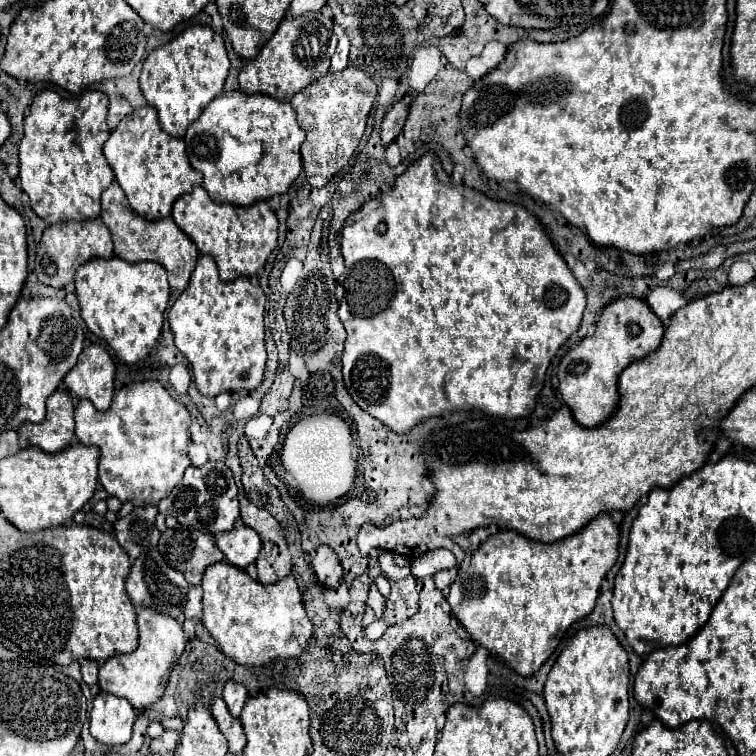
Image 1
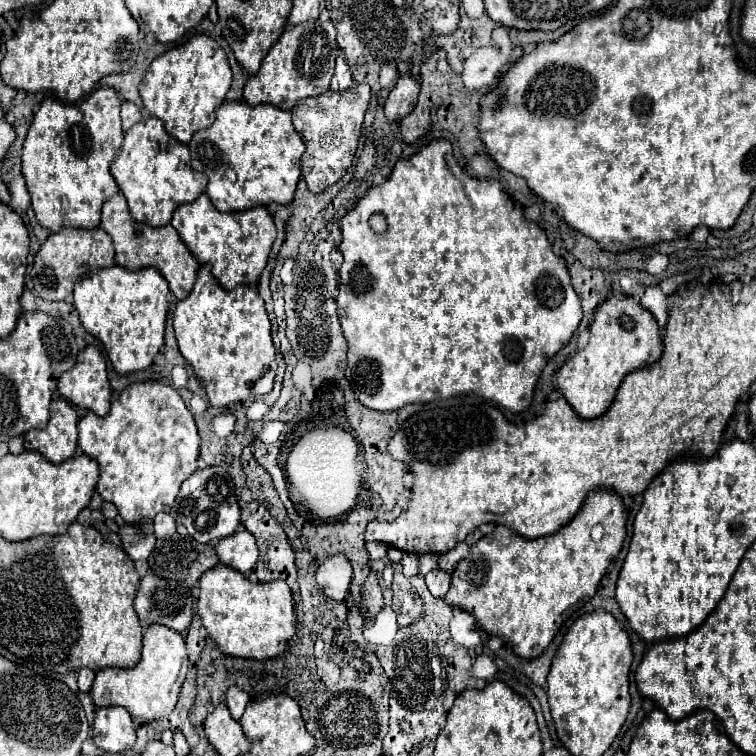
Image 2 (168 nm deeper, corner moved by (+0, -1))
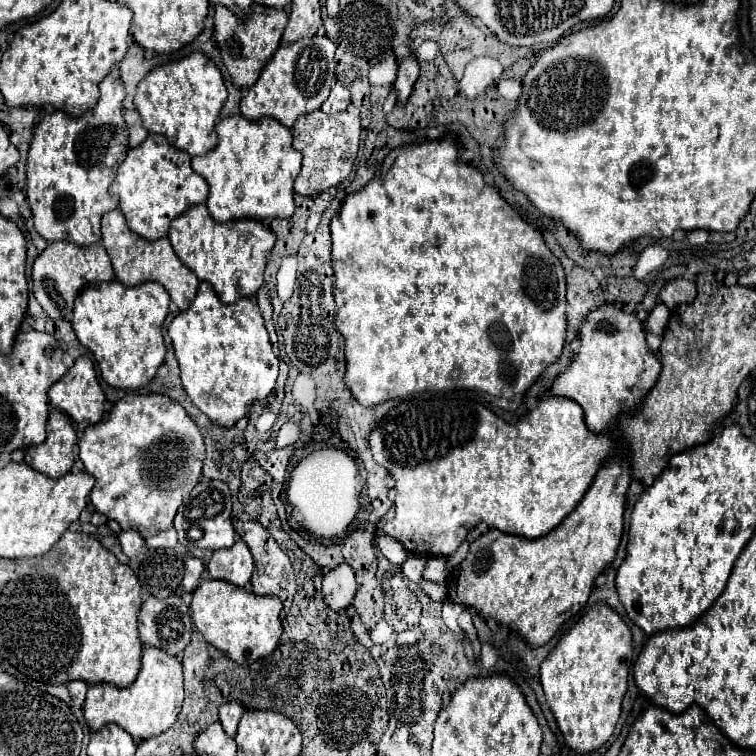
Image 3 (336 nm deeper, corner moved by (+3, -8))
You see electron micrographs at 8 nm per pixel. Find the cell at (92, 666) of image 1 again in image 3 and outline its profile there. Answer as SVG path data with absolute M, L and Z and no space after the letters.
M69 681L69 695L73 699L73 705L81 707L85 701L85 693L87 693L87 683L85 681Z

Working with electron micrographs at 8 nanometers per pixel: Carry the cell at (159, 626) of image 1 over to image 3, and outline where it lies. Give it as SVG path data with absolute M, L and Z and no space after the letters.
M143 647L141 671L133 685L117 687L111 683L89 685L87 699L83 705L85 719L93 731L99 731L107 723L117 723L123 727L135 741L145 741L167 731L183 705L183 673L181 661L157 647Z

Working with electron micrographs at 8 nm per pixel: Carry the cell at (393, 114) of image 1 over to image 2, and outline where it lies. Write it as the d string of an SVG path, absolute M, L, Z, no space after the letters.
M400 76L396 86L390 90L386 104L384 104L384 114L390 118L390 122L396 122L398 118L404 118L406 114L412 112L420 92L420 80L412 76Z

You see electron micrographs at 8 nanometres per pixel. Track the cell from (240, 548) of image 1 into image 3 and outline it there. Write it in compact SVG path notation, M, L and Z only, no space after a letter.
M237 541L229 549L217 549L207 563L207 571L213 579L223 579L235 583L237 587L245 587L249 583L253 569L251 551L243 541Z

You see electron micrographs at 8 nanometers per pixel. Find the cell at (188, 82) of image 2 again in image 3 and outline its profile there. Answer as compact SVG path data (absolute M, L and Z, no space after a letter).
M193 51L181 61L171 61L151 69L135 93L135 107L149 133L159 133L173 143L173 147L191 157L203 155L217 145L215 123L227 99L227 89L219 67L201 51Z

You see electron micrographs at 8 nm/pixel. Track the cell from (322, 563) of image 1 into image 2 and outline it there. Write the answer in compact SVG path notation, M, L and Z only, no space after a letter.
M344 554L328 556L316 572L316 582L324 588L326 596L332 600L346 600L352 582L352 566Z

